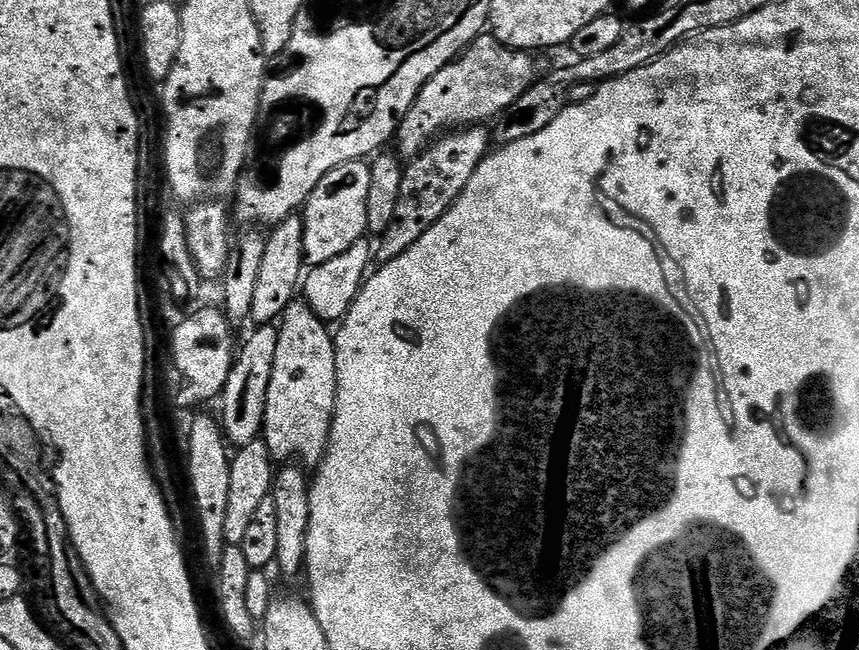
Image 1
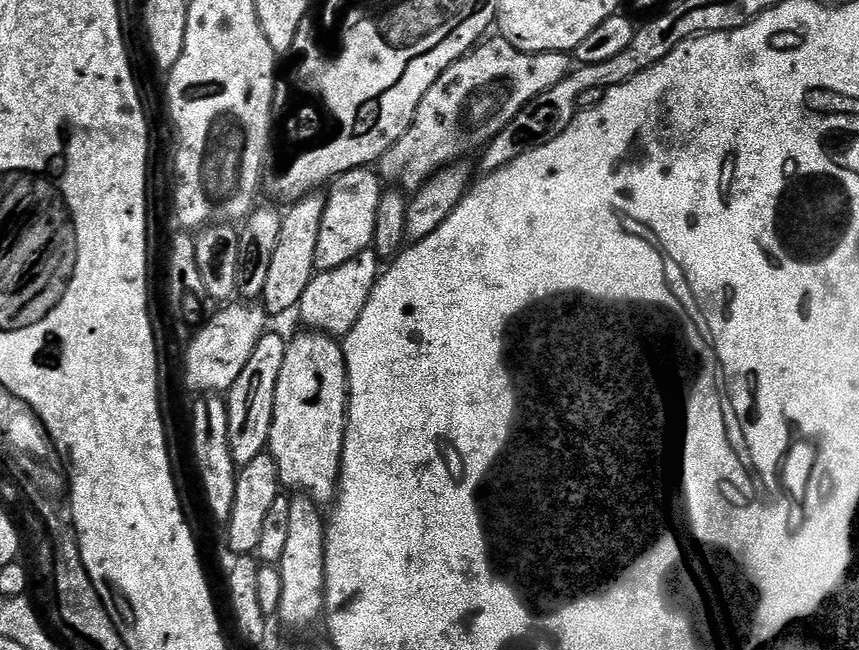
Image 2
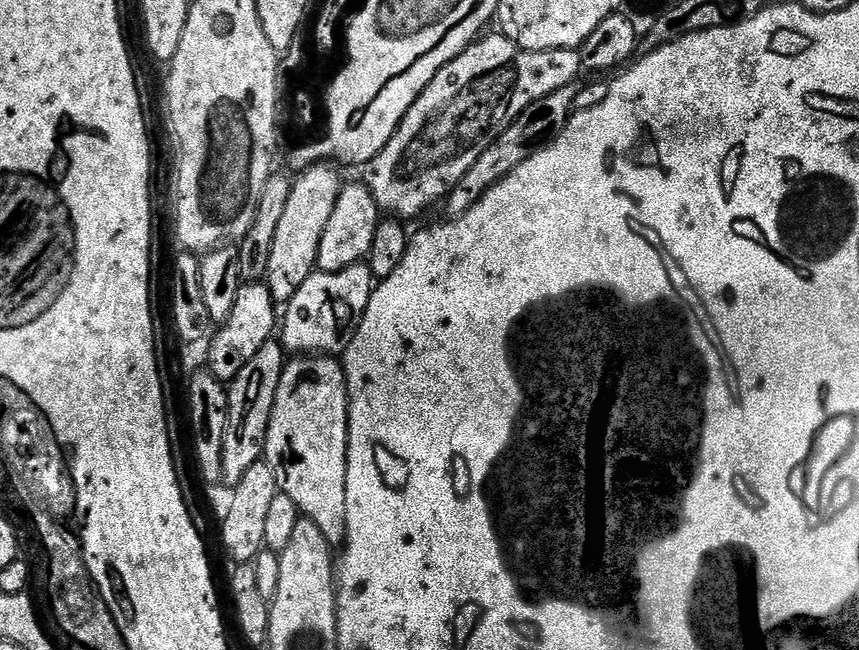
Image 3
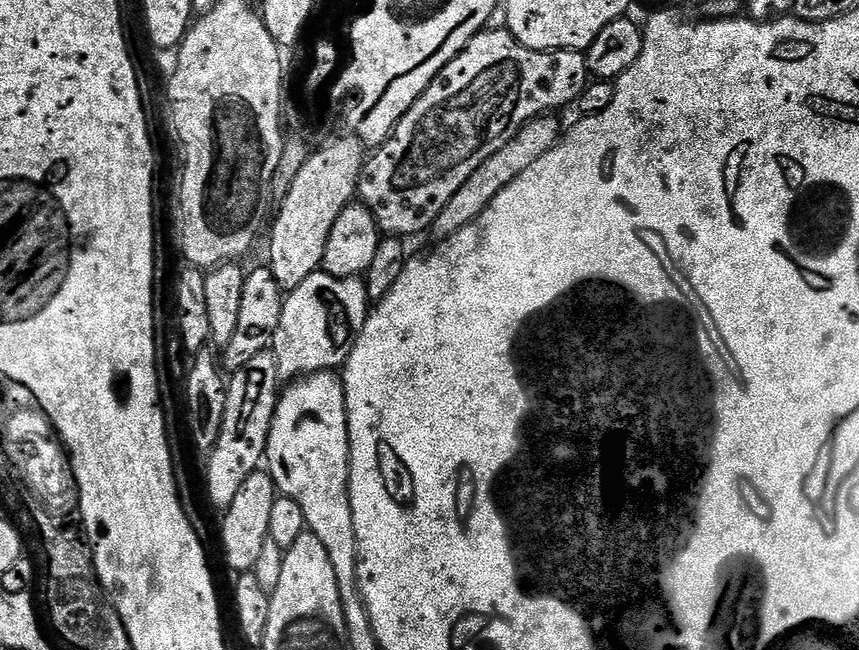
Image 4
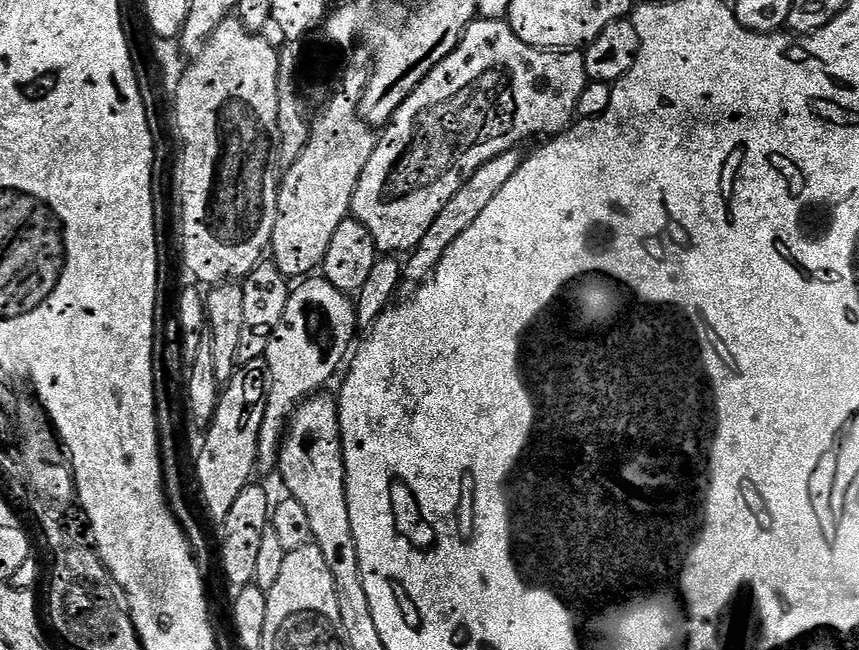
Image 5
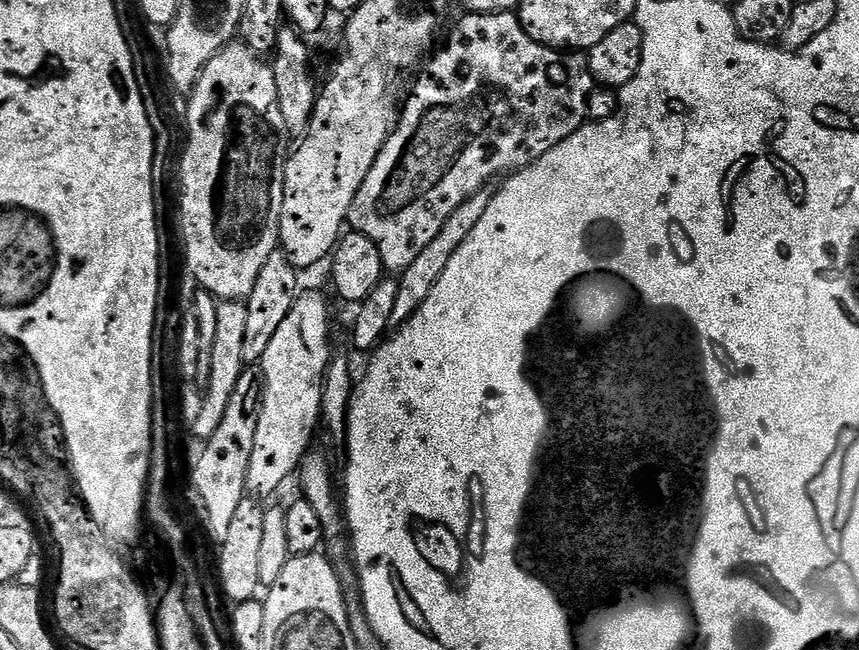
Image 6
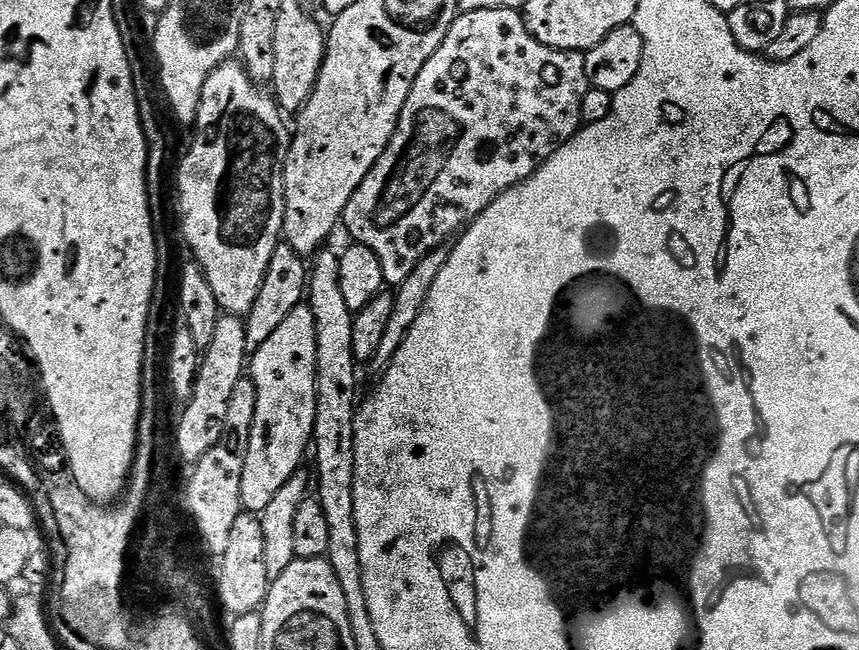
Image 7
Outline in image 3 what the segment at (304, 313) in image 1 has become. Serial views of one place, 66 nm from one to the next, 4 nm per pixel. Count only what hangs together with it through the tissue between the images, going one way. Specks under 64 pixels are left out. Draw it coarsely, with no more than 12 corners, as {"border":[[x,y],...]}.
{"border":[[282,370],[263,463],[301,517],[346,534],[348,379]]}

